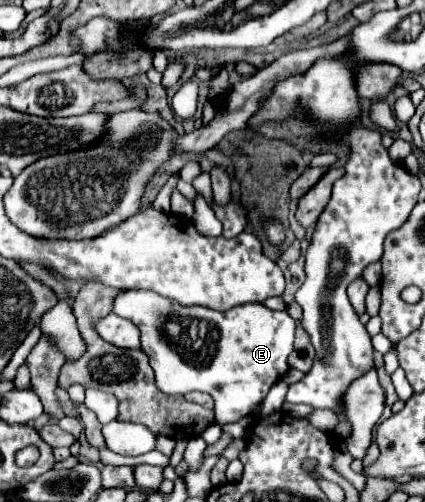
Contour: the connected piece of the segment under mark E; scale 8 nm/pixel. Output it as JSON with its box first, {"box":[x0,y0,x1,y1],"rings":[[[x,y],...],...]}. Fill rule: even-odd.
{"box":[113,291,297,425],"rings":[[[121,291],[113,303],[113,313],[133,321],[141,331],[141,351],[149,357],[159,391],[167,395],[185,395],[187,391],[209,393],[217,403],[215,423],[219,425],[239,421],[249,415],[249,411],[267,397],[271,385],[277,383],[289,369],[287,357],[293,351],[293,333],[297,323],[293,323],[287,311],[271,311],[261,303],[213,311],[199,305],[181,307],[177,301],[165,299],[153,291]],[[169,315],[177,315],[181,319],[201,319],[219,327],[218,350],[207,367],[193,367],[185,363],[177,351],[173,351],[169,339],[165,339],[165,331],[161,331]]]}

